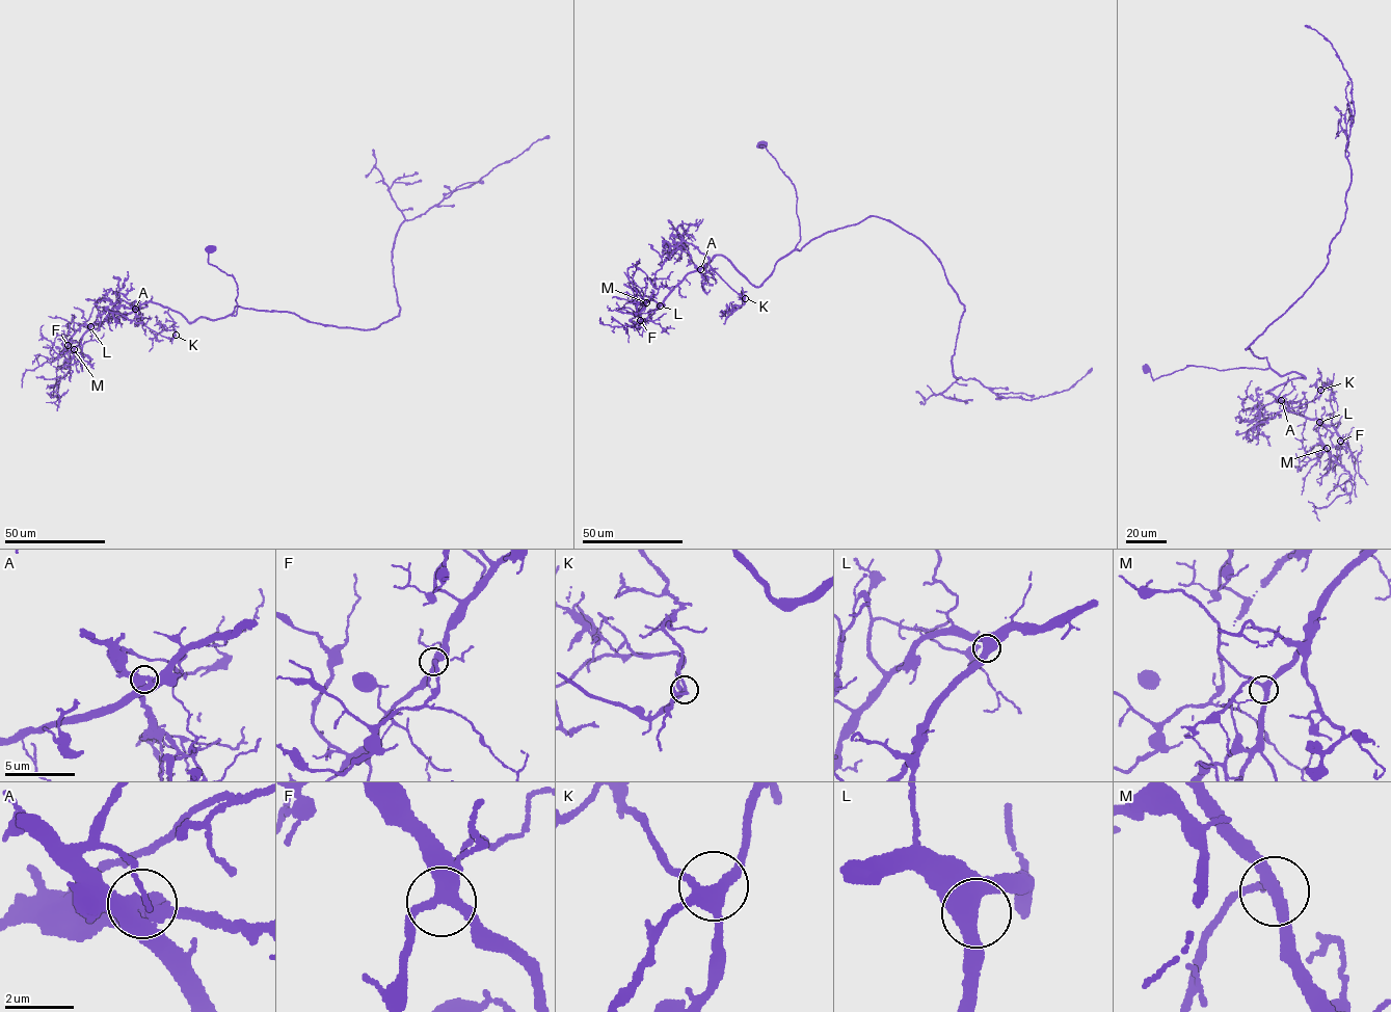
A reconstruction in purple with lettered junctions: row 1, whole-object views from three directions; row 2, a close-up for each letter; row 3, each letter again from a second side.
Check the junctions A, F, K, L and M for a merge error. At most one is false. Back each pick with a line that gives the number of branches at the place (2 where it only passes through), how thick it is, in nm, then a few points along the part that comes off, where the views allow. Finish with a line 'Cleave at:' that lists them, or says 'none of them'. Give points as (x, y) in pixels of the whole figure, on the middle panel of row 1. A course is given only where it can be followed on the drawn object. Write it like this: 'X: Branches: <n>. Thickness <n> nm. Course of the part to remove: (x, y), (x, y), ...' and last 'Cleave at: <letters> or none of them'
A: Branches: 5. Thickness 440 nm. Course of the part to remove: (700, 269), (676, 245), (683, 241), (707, 256), (709, 265), (744, 299), (743, 304), (731, 312), (721, 310)
Cleave at: A

